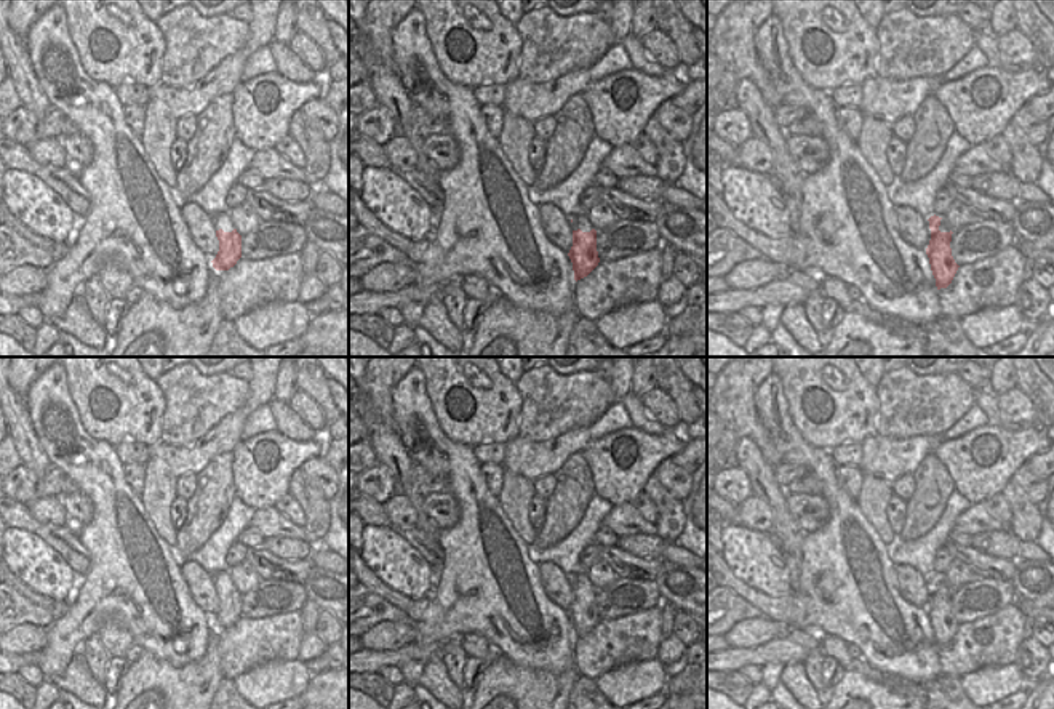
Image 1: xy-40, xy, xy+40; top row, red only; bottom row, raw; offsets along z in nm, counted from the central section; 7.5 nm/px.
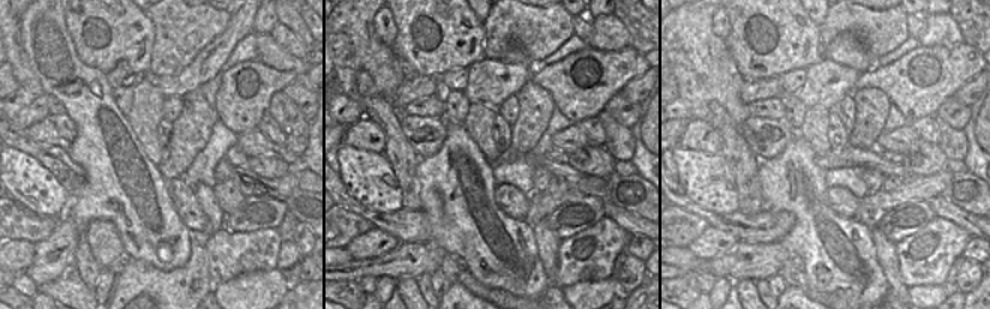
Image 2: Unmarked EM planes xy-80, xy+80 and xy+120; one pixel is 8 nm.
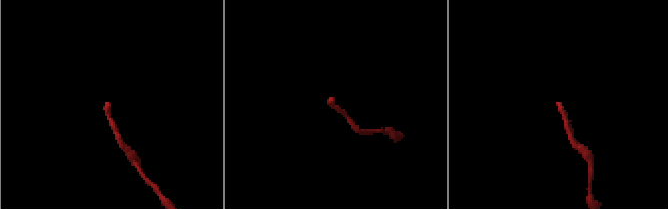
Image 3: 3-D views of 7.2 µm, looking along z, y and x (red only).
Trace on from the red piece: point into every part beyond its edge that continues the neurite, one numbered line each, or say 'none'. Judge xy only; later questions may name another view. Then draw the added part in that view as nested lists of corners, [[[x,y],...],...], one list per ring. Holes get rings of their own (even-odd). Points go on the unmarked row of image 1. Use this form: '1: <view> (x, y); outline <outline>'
1: xy (581, 580); outline [[[581,573],[573,578],[573,589],[577,589],[577,587],[581,587],[582,591],[592,589],[592,583],[589,581],[587,573]]]

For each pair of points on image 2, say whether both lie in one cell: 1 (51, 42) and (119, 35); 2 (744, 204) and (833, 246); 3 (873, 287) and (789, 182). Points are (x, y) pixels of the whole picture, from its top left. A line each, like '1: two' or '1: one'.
1: two
2: two
3: one

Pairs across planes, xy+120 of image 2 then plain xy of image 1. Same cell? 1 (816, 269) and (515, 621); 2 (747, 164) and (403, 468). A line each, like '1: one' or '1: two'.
1: one
2: one

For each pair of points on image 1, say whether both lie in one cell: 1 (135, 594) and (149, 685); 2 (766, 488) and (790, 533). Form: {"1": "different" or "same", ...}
{"1": "different", "2": "same"}

